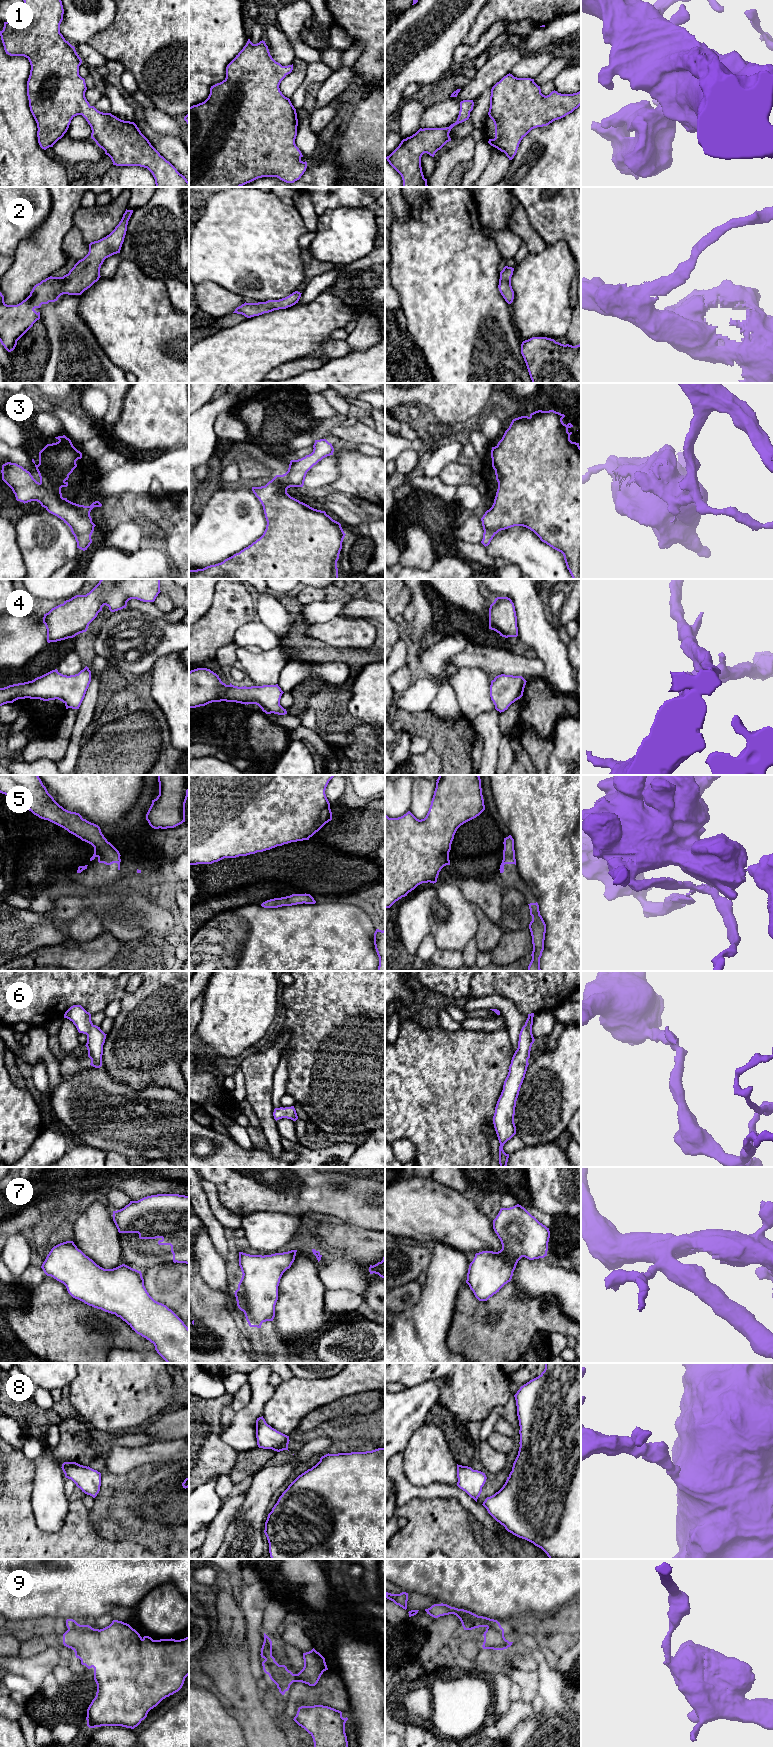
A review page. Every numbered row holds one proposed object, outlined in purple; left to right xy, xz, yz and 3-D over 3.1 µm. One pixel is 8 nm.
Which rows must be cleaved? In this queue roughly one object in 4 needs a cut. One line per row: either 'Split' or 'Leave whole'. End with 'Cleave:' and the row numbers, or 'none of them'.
1: Leave whole
2: Leave whole
3: Leave whole
4: Leave whole
5: Leave whole
6: Leave whole
7: Leave whole
8: Leave whole
9: Split
Cleave: 9

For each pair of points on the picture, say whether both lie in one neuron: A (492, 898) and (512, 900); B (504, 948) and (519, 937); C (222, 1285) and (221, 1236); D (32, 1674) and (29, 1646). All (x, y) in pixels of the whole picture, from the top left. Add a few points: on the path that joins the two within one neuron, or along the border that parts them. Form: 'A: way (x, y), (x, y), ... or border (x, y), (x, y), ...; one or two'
A: border (504, 893), (500, 922); two
B: way (508, 948), (515, 941); one
C: border (209, 1236), (213, 1246), (226, 1262); two
D: border (50, 1642), (41, 1652), (26, 1657), (18, 1656); two

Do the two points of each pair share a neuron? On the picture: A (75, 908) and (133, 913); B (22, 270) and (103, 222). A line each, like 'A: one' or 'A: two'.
A: one
B: two

